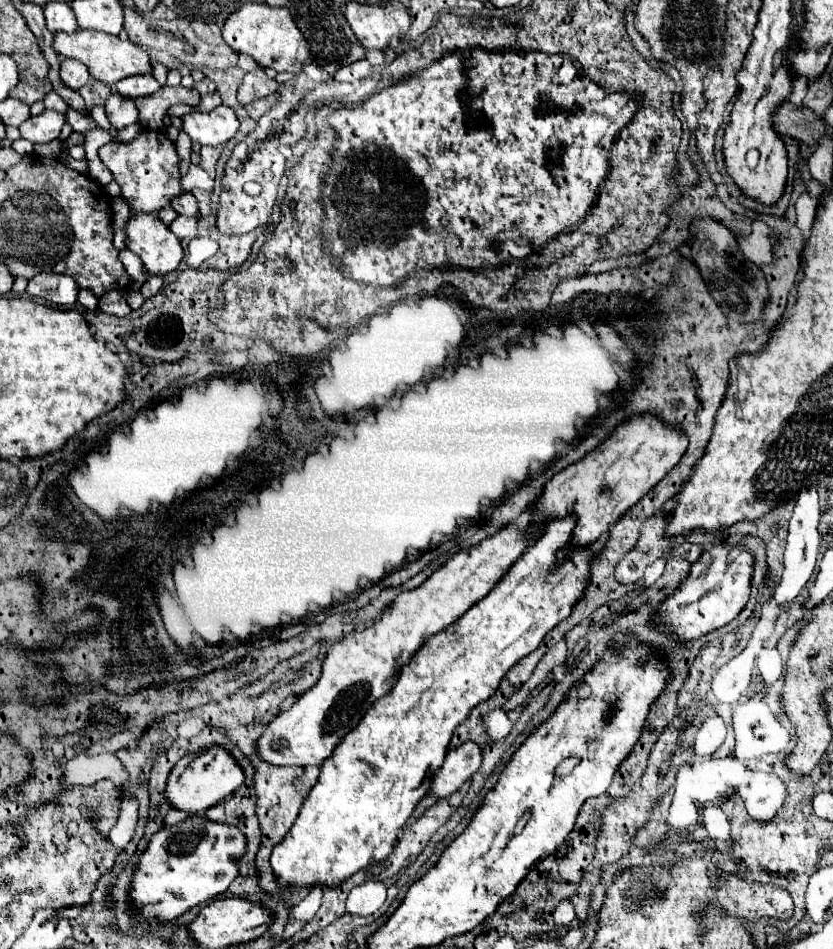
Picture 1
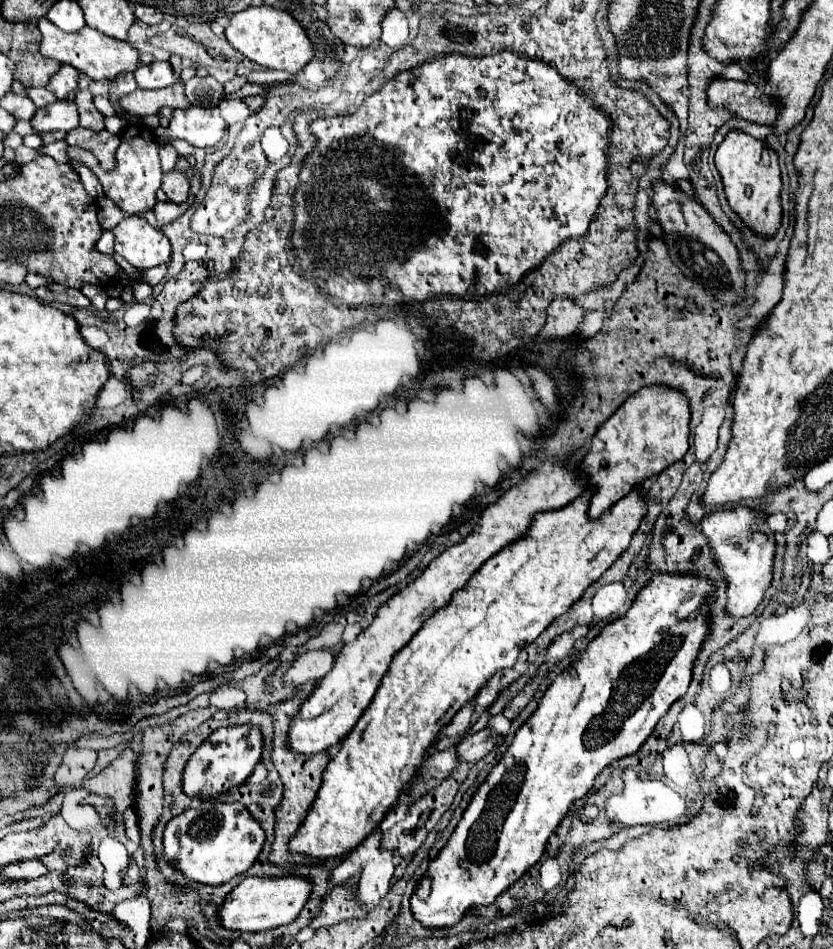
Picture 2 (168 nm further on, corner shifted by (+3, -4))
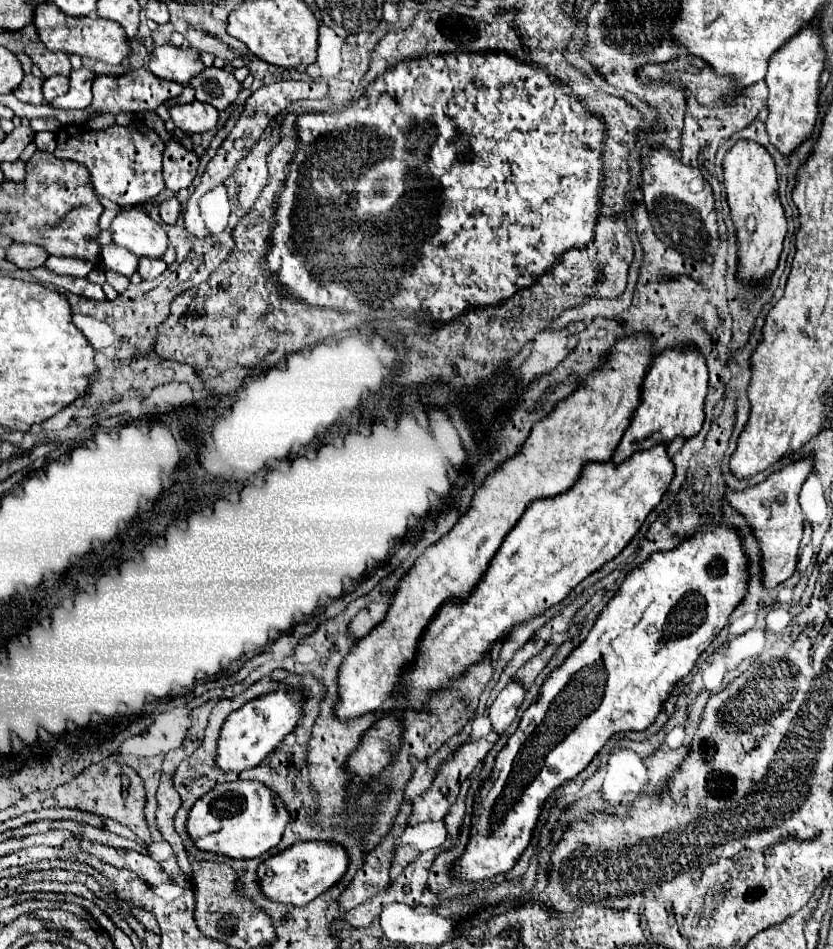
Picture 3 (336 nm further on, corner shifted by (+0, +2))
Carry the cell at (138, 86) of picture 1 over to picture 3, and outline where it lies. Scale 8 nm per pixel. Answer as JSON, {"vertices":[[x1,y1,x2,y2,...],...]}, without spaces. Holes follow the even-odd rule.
{"vertices":[[164,45,152,51,148,69,160,79,188,83,190,77,198,75,204,69,204,65,200,61,198,51]]}

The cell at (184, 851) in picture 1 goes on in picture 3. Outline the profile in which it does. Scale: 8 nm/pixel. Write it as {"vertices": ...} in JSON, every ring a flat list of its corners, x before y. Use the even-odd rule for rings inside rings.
{"vertices":[[234,781,216,785,194,803,186,819,186,833,200,851,230,859,254,859,278,845,286,825,288,811,274,799,268,787,256,781]]}

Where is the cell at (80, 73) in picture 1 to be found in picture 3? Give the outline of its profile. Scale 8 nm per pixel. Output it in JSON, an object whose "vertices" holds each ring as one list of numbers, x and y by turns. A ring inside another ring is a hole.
{"vertices":[[54,75,54,77,44,79,42,91,44,91,44,99,46,99,46,101,52,101,52,99,58,97,58,95,66,95,66,91,68,91,68,77,64,77,64,75]]}

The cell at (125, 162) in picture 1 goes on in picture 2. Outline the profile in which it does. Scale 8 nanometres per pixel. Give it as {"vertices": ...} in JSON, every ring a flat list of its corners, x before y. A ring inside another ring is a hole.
{"vertices":[[127,125,125,131,121,133,121,145,117,149,117,169,115,171,103,171,99,167,97,157,81,147,67,147,67,157,69,163,83,163,89,167,97,179,101,181,105,195,121,207,127,215,143,215,155,207,155,193,161,185,161,161,159,161,159,141,157,135,143,125]]}

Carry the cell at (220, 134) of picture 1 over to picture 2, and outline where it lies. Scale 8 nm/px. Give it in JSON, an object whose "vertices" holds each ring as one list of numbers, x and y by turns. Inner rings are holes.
{"vertices":[[187,107,173,111,169,127,155,129,161,143,171,143,171,139,185,139,193,147,215,147,225,135,225,119,219,107]]}

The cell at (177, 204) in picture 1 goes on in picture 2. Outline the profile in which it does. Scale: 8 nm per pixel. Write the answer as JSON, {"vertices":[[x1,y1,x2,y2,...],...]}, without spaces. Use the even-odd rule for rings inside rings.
{"vertices":[[169,171,163,173,163,183,161,189,165,191,167,199,173,203,185,203,189,199,189,179,181,171]]}

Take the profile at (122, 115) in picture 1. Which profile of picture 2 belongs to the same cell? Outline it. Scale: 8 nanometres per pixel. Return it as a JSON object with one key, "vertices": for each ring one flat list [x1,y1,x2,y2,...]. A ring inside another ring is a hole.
{"vertices":[[125,73,125,75,117,77,115,81,111,81,111,91,109,91,109,95,111,95,111,103,113,103,113,107,115,107,117,113,121,113,121,109,119,109,119,105,117,105,117,99,119,99,123,93,129,93,129,91,133,91,133,89,137,89,133,73]]}

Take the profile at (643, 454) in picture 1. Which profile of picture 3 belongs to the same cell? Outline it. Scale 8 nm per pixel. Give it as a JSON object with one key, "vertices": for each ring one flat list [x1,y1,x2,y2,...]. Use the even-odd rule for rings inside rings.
{"vertices":[[668,349,658,355,644,377,644,385,640,389,640,405,636,407,628,429,624,431,618,447,612,453,612,463,620,465,642,449,652,449,656,445,668,447,676,437,692,439,694,435,698,435,704,423,706,389,708,369,704,357,698,351]]}

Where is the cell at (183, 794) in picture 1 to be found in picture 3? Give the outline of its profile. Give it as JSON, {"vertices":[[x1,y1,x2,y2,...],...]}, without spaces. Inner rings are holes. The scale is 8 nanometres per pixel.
{"vertices":[[276,691,262,695,258,699,248,701,238,711,230,713,226,723,220,729,218,745,216,745,216,765,220,771,226,773,242,773,246,769,252,769,260,765,298,723,300,719,300,695,298,693,286,693]]}

